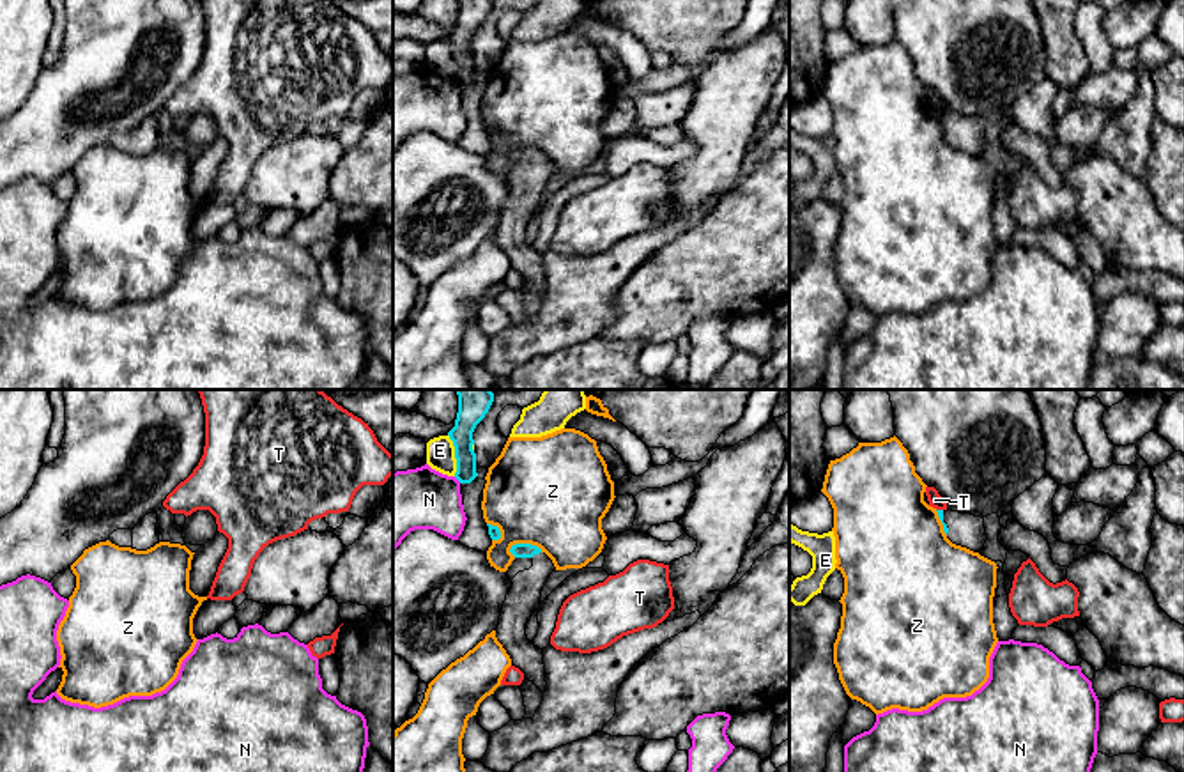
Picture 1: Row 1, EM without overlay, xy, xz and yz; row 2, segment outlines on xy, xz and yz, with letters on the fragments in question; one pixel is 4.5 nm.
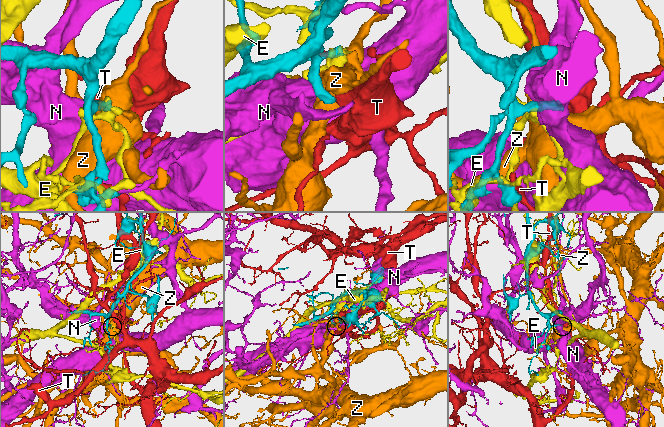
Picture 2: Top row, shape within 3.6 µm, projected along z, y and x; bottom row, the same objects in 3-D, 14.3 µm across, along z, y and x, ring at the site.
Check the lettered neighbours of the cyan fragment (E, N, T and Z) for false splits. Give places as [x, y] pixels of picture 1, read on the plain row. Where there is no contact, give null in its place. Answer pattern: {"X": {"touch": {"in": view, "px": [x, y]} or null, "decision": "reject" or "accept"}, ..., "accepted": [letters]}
{"E": {"touch": {"in": "xz", "px": [455, 59]}, "decision": "reject"}, "N": {"touch": {"in": "xz", "px": [457, 82]}, "decision": "reject"}, "T": {"touch": {"in": "yz", "px": [940, 114]}, "decision": "reject"}, "Z": {"touch": {"in": "xz", "px": [526, 147]}, "decision": "reject"}, "accepted": []}

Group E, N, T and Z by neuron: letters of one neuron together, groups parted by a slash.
E / N / T / Z

